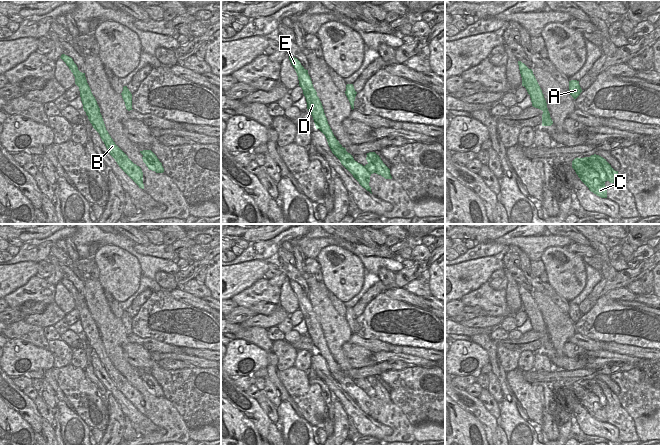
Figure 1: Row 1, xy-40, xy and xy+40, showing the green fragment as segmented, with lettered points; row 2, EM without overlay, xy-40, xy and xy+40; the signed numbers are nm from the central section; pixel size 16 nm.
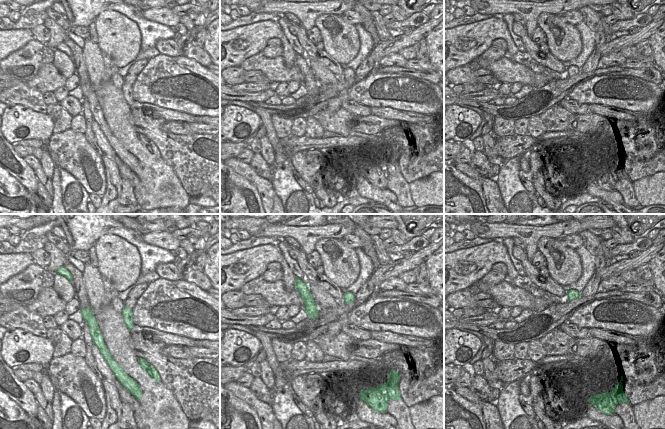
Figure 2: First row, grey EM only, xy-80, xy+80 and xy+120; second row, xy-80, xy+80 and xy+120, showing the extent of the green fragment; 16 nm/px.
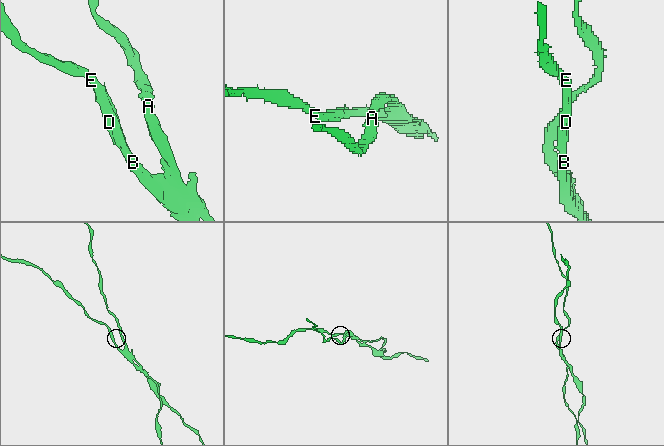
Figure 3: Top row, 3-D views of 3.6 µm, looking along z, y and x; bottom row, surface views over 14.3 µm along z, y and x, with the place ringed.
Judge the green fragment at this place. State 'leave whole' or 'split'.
split

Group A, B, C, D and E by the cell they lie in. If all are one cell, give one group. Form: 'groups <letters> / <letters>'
groups A / B C D E

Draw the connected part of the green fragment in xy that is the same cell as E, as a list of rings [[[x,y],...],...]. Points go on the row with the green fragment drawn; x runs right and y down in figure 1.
[[[289,56],[289,60],[297,73],[299,86],[303,90],[307,102],[307,109],[313,117],[316,129],[319,129],[325,135],[332,153],[340,160],[341,164],[353,175],[363,188],[372,194],[369,182],[370,176],[373,173],[380,175],[377,164],[366,164],[363,166],[355,161],[353,156],[346,151],[346,148],[339,143],[328,124],[322,103],[313,87],[308,70],[301,65],[297,58]]]

